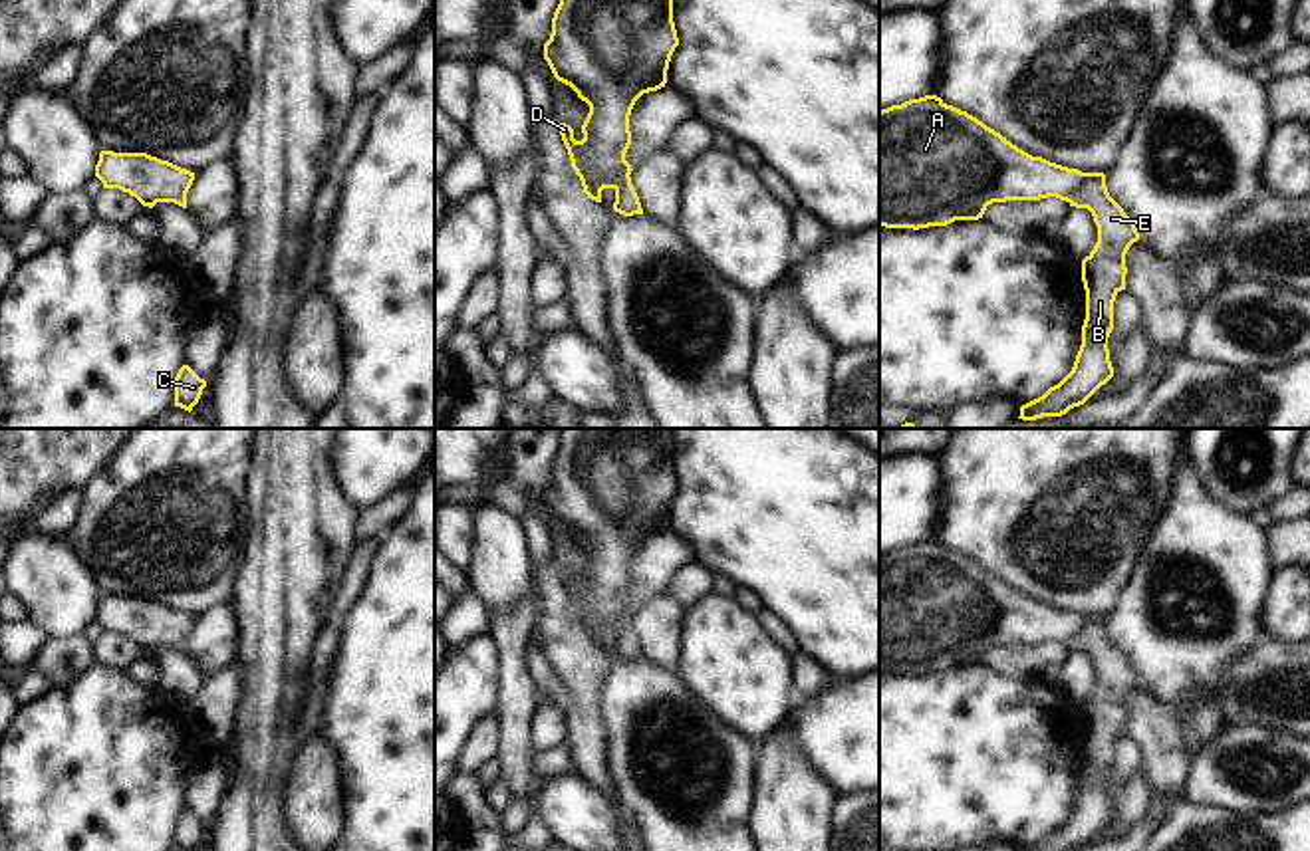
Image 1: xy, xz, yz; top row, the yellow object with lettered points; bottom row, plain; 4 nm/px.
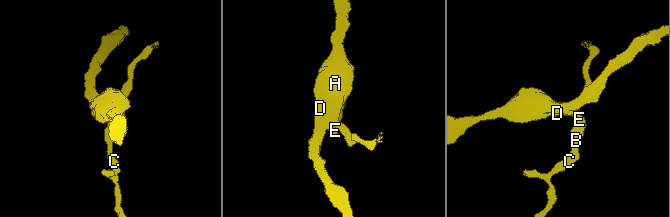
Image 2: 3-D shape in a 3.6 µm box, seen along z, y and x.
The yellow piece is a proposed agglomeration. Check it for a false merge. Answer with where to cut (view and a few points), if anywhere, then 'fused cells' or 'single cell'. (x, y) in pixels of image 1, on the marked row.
yz (1086, 173), (1084, 185), (1068, 201) | fused cells

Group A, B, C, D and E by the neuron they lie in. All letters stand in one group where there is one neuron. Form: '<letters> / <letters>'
A D / B C E

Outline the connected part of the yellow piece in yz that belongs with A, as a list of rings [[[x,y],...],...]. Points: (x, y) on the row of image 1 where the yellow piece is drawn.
[[[937,95],[909,99],[879,111],[879,226],[929,228],[955,220],[979,220],[992,202],[1040,200],[1056,196],[1070,202],[1082,190],[1086,173],[1032,157],[977,117],[947,105]]]

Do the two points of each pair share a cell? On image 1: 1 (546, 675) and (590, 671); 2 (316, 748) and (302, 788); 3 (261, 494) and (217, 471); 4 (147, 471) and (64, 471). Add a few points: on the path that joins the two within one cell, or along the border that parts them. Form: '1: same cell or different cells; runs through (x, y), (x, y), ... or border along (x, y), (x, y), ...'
1: different cells; border along (542, 651), (566, 691), (564, 713)
2: same cell; runs through (316, 758), (312, 778)
3: different cells; border along (251, 449), (247, 532)
4: different cells; border along (118, 449), (82, 490)

